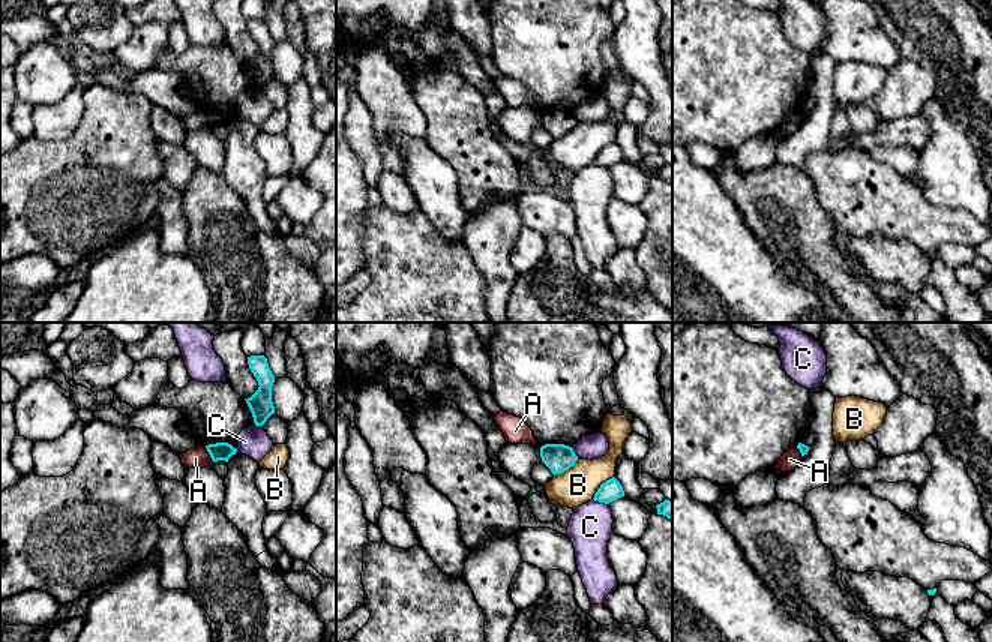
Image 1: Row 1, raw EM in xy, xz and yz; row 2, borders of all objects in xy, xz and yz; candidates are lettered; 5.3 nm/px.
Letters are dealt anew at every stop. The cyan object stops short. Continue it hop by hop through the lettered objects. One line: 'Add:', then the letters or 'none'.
Add: none

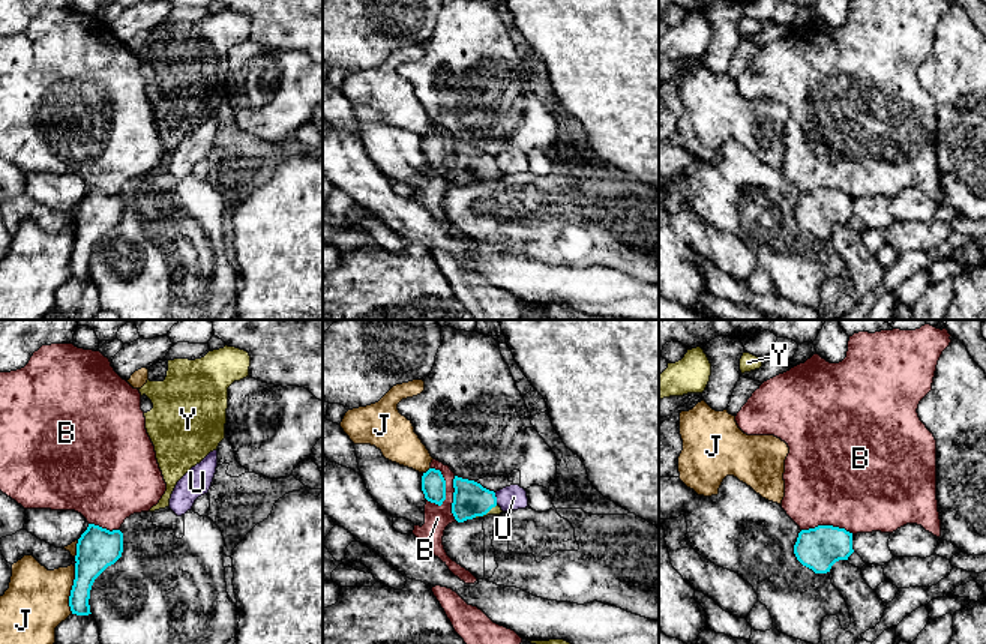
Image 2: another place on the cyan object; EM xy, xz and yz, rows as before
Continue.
Add: Y

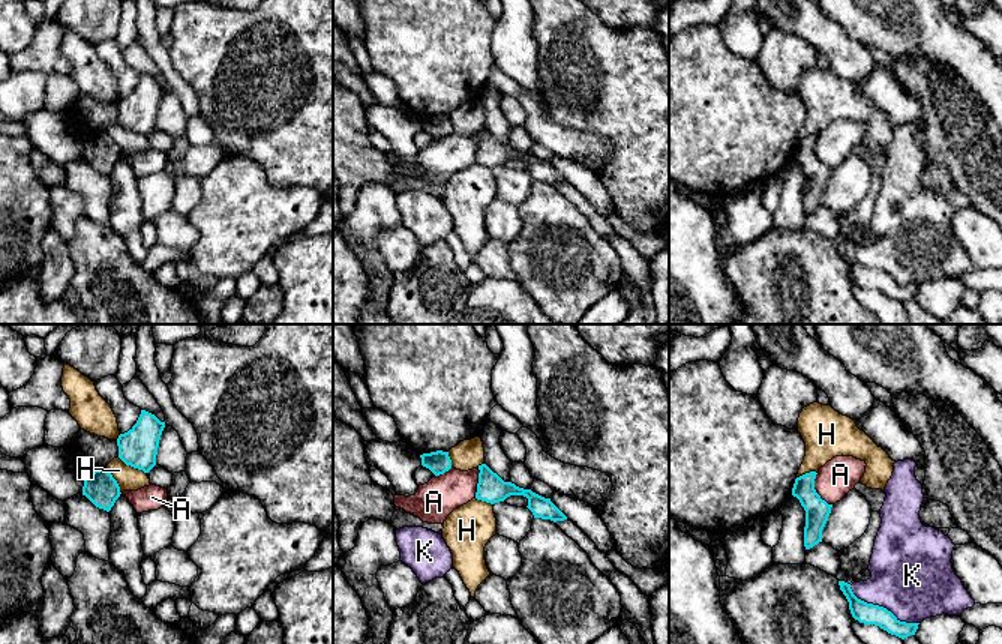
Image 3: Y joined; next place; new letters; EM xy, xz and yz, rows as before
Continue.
Add: none

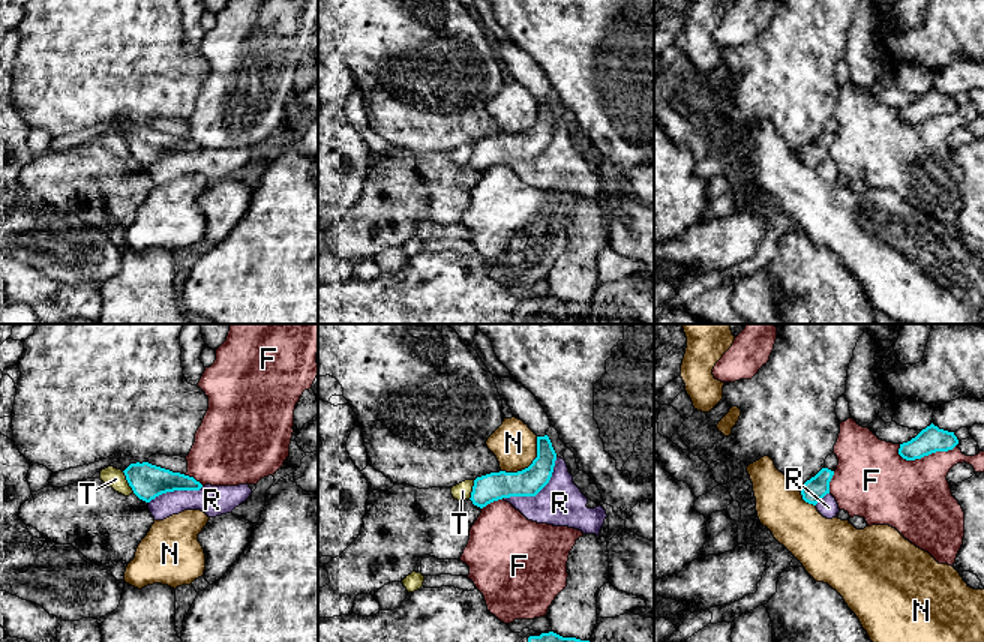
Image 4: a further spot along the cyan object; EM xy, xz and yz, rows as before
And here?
Add: none

